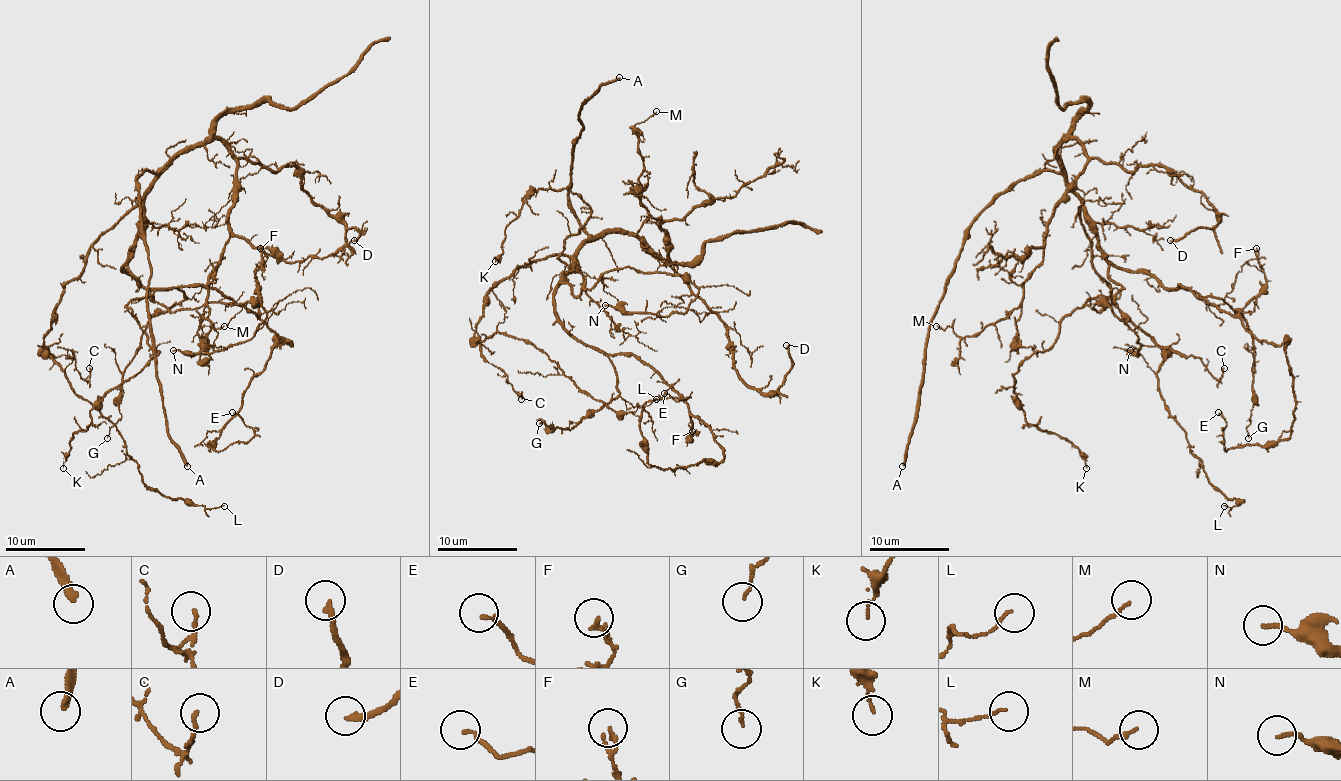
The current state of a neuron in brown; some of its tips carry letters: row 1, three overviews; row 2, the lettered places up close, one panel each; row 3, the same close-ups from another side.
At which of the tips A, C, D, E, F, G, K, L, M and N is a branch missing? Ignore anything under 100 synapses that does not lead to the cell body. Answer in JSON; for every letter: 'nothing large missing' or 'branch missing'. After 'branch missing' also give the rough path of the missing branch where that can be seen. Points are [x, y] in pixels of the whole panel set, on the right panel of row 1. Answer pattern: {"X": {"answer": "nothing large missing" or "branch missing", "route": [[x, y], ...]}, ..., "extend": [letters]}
{"A": {"answer": "branch missing"}, "C": {"answer": "nothing large missing"}, "D": {"answer": "nothing large missing"}, "E": {"answer": "nothing large missing"}, "F": {"answer": "nothing large missing"}, "G": {"answer": "nothing large missing"}, "K": {"answer": "nothing large missing"}, "L": {"answer": "nothing large missing"}, "M": {"answer": "nothing large missing"}, "N": {"answer": "nothing large missing"}, "extend": ["A"]}

